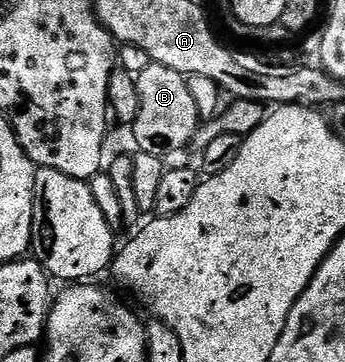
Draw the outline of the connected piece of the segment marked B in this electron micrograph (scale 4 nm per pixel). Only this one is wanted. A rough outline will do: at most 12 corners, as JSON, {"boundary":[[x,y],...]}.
{"boundary":[[150,62],[135,78],[136,150],[170,157],[202,122],[188,78]]}

